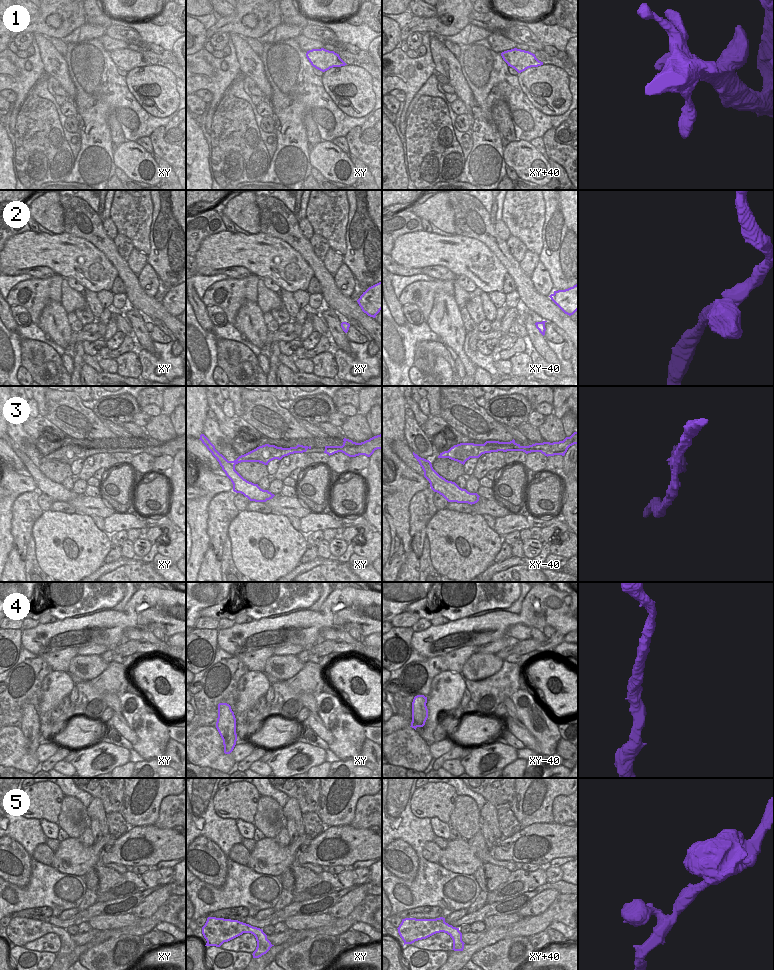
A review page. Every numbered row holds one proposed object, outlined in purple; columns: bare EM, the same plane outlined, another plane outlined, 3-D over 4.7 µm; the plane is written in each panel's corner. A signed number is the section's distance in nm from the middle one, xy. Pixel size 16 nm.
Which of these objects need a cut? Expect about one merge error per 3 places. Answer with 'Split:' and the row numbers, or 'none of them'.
Split: 3

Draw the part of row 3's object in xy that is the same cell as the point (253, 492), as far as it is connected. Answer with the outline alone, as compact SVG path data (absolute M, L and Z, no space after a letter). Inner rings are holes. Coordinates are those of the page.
M200 435L202 443L207 447L207 449L212 453L212 455L217 459L222 470L225 472L226 476L231 480L233 484L233 491L236 493L241 493L247 497L250 501L255 502L266 502L272 499L275 495L268 490L261 489L258 484L244 479L236 470L235 465L236 460L228 461L222 454L220 454L215 446L210 442L210 440L204 435Z

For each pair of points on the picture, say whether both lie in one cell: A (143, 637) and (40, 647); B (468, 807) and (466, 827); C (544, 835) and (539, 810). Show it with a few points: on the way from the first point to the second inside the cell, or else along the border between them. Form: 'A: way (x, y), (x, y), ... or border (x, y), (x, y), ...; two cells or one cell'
A: border (151, 632), (126, 628), (122, 634); two cells
B: way (467, 812), (466, 822); one cell
C: border (552, 822), (535, 822), (522, 827); two cells

